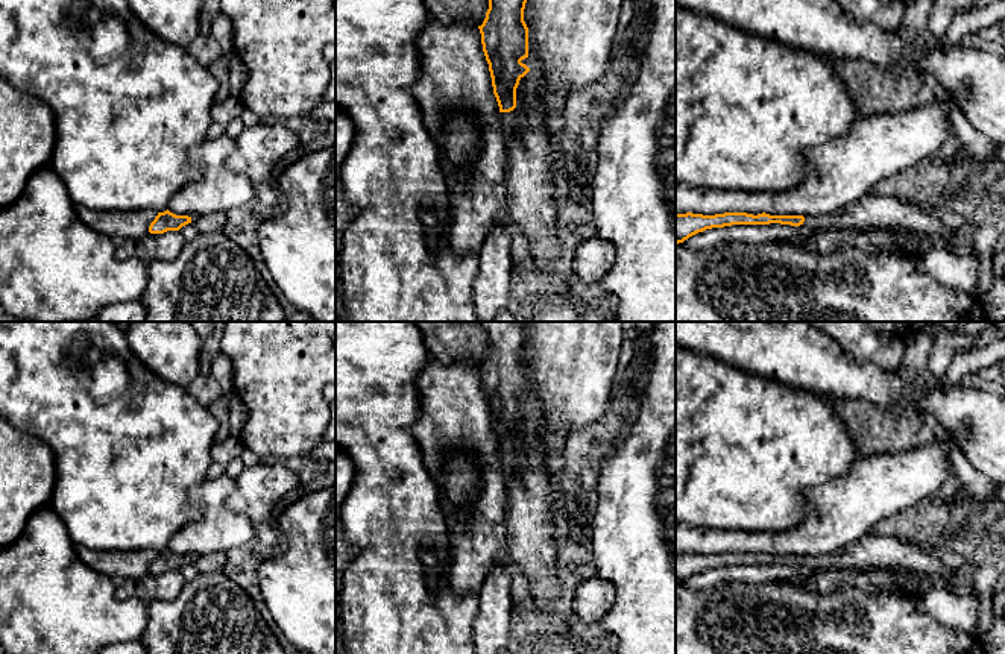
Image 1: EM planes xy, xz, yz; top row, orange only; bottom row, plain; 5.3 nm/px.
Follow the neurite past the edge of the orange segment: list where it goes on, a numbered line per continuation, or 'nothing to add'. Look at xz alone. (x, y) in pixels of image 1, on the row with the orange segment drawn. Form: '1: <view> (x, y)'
1: xz (527, 173)

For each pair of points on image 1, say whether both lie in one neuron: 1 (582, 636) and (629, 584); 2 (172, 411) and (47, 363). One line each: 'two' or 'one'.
1: two
2: one

